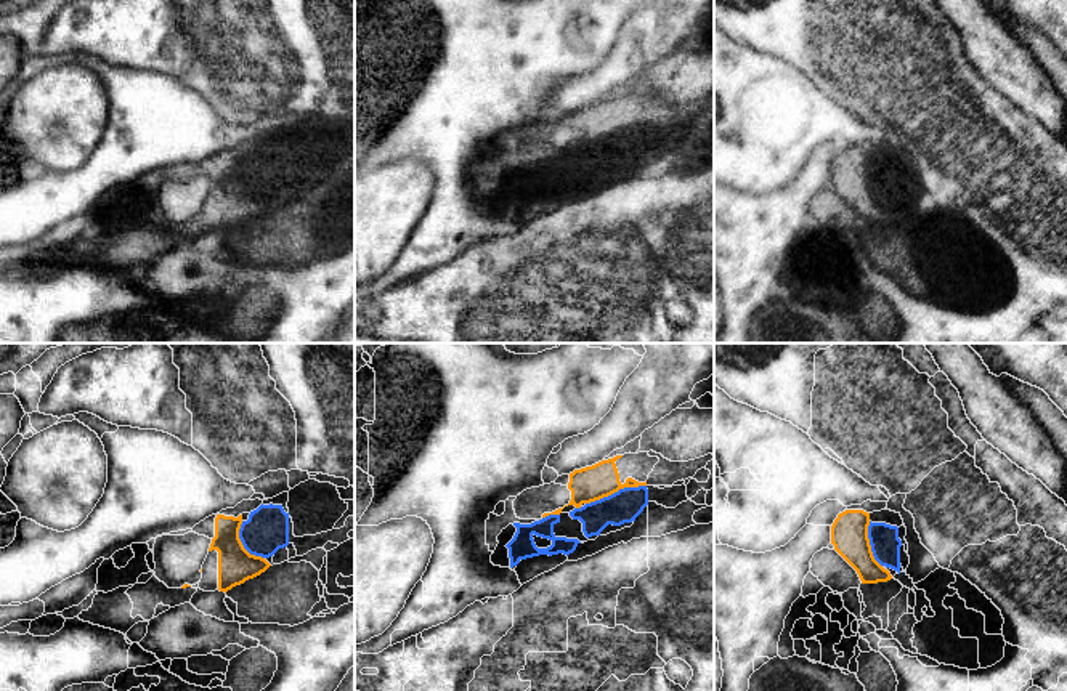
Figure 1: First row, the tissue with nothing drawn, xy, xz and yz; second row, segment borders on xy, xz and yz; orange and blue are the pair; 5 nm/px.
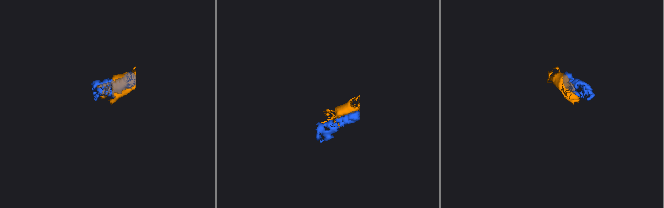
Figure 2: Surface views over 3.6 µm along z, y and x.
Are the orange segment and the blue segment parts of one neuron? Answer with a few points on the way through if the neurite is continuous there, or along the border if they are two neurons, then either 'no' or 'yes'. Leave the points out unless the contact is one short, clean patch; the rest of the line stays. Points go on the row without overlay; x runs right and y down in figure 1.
yes

